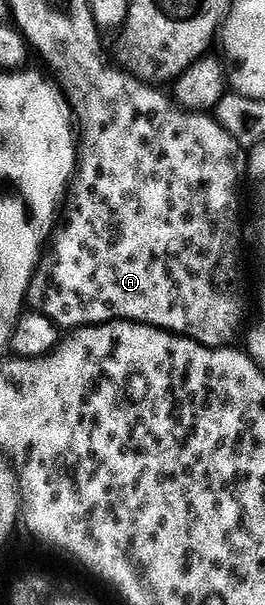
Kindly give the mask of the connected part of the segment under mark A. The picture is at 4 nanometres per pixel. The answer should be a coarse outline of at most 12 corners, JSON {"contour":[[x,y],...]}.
{"contour":[[127,70],[43,314],[227,348],[242,147]]}

